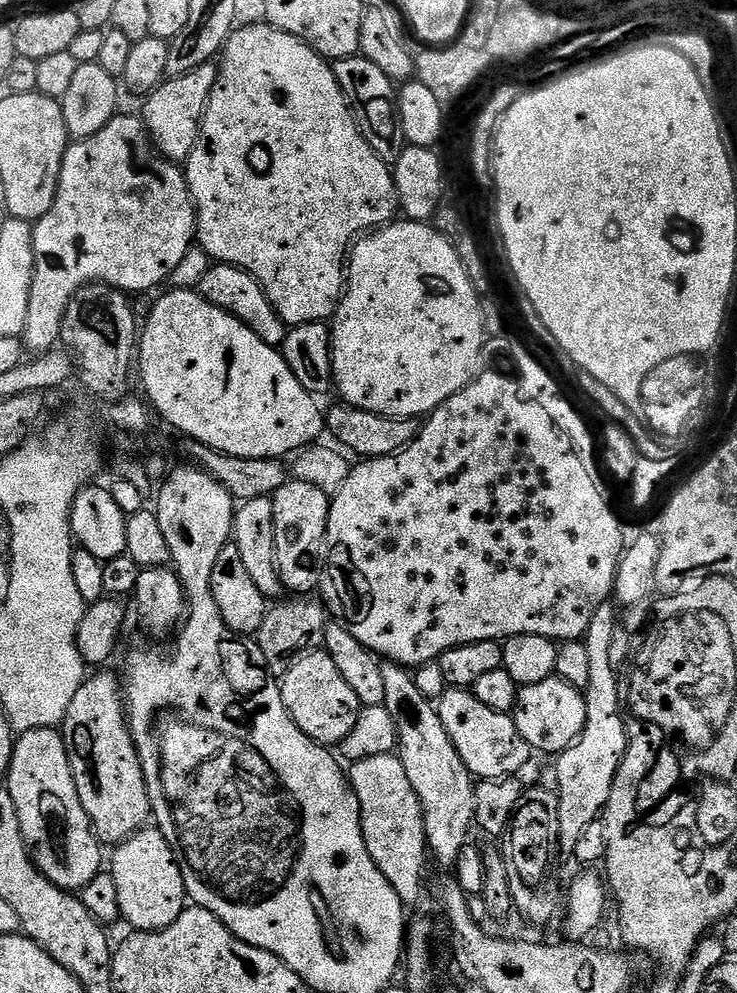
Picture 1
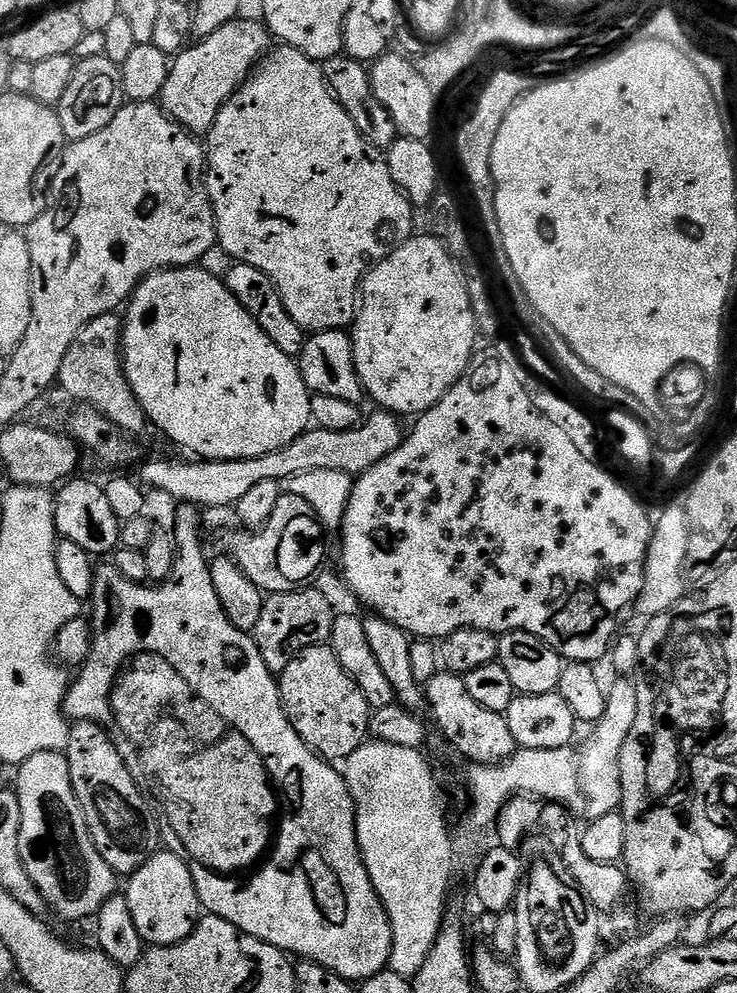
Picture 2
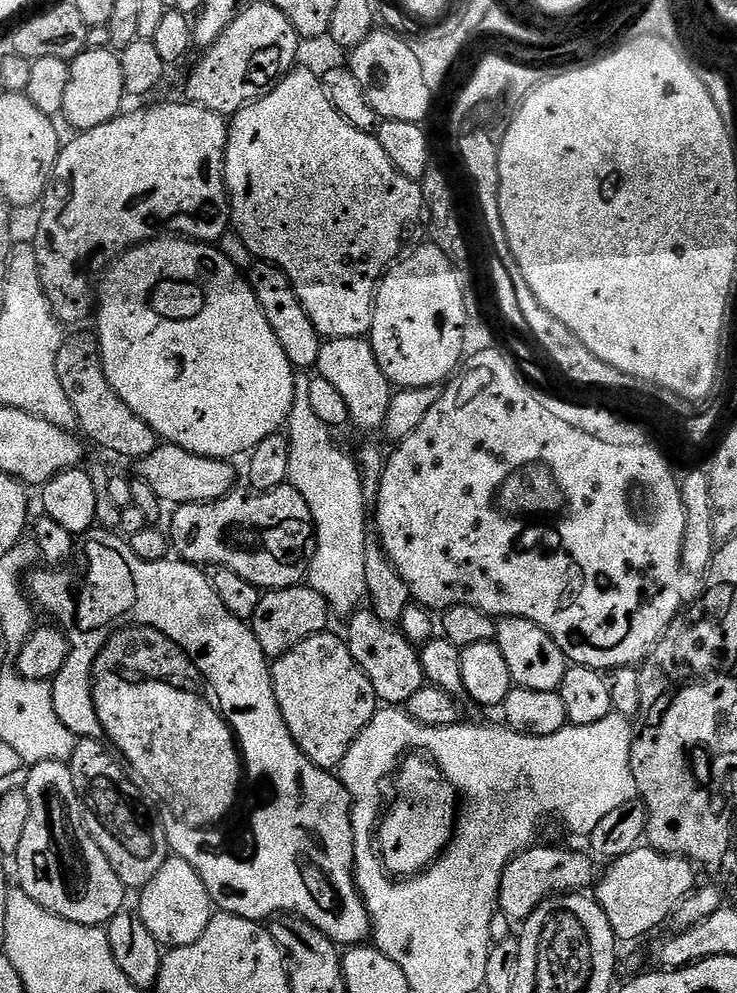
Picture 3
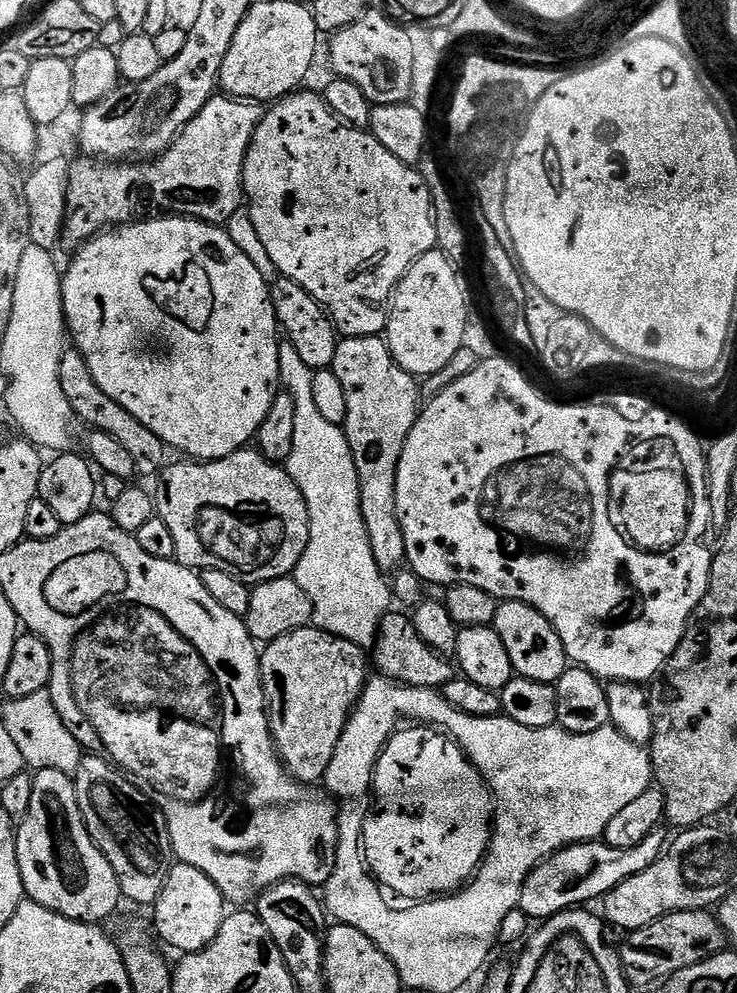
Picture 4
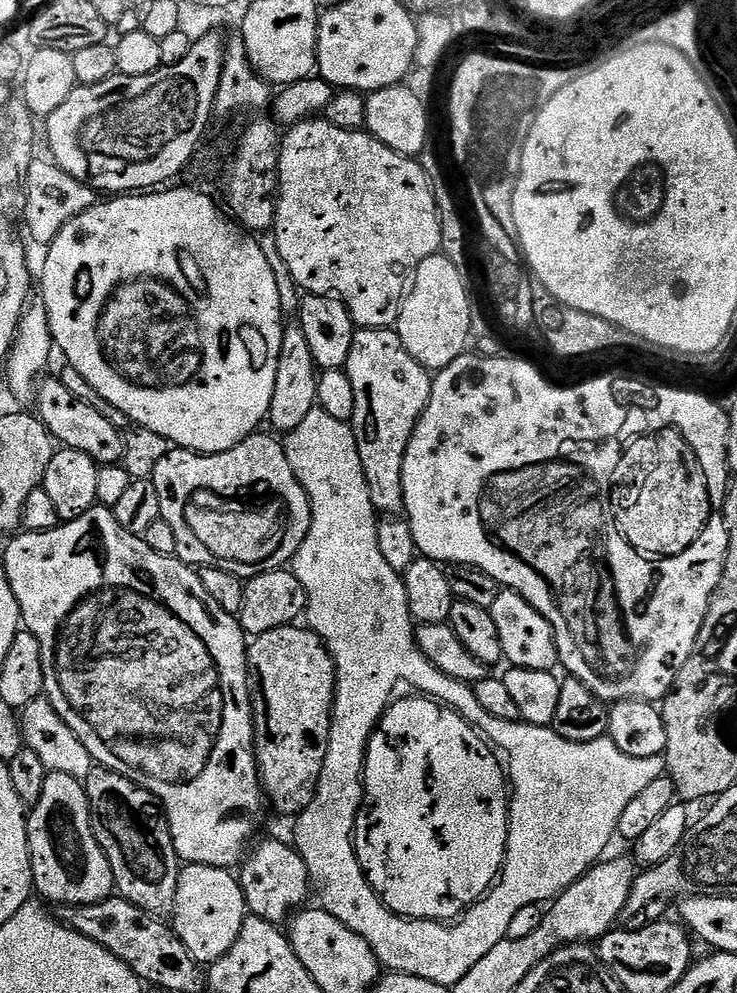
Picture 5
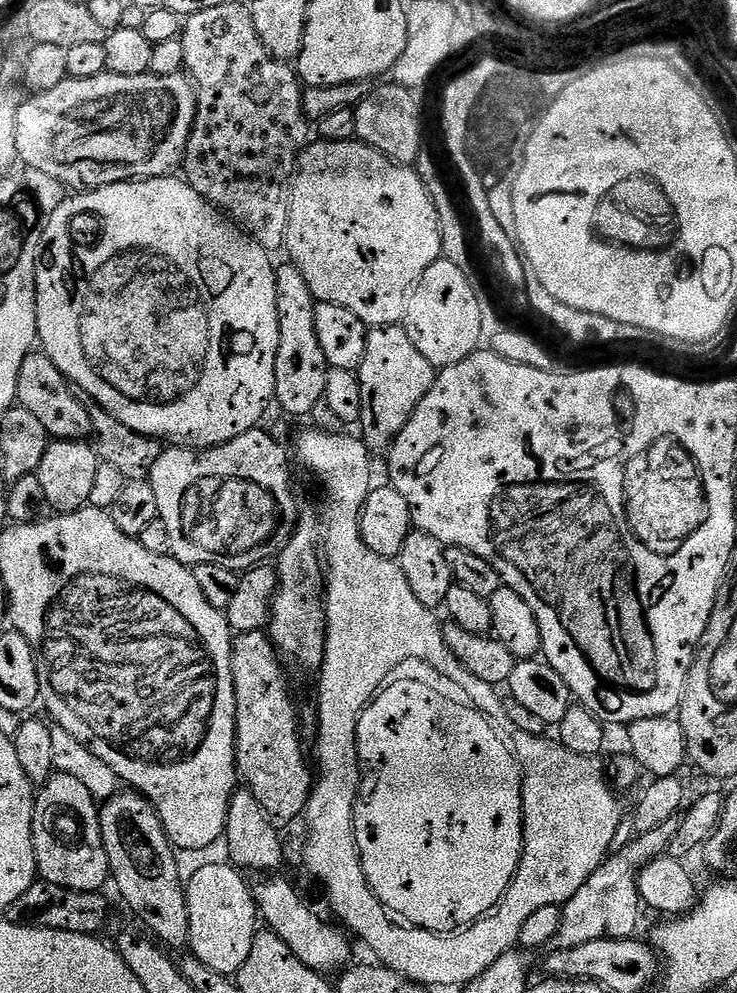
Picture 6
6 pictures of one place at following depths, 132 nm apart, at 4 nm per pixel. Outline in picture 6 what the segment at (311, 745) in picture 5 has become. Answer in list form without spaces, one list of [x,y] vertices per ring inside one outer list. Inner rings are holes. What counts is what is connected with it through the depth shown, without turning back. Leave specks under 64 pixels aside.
[[[263,631],[242,632],[233,639],[236,771],[239,779],[276,822],[303,817],[314,787],[314,772],[308,769],[304,744],[300,741],[296,704],[292,701],[292,692],[283,671],[276,649]]]

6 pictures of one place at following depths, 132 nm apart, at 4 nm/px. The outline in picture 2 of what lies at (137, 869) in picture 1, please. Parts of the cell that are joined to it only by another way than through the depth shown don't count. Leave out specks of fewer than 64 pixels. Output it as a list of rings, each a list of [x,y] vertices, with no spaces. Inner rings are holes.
[[[167,850],[157,851],[127,880],[130,914],[134,914],[134,926],[138,926],[145,945],[181,944],[195,930],[202,905],[196,893],[194,878],[182,856]]]

